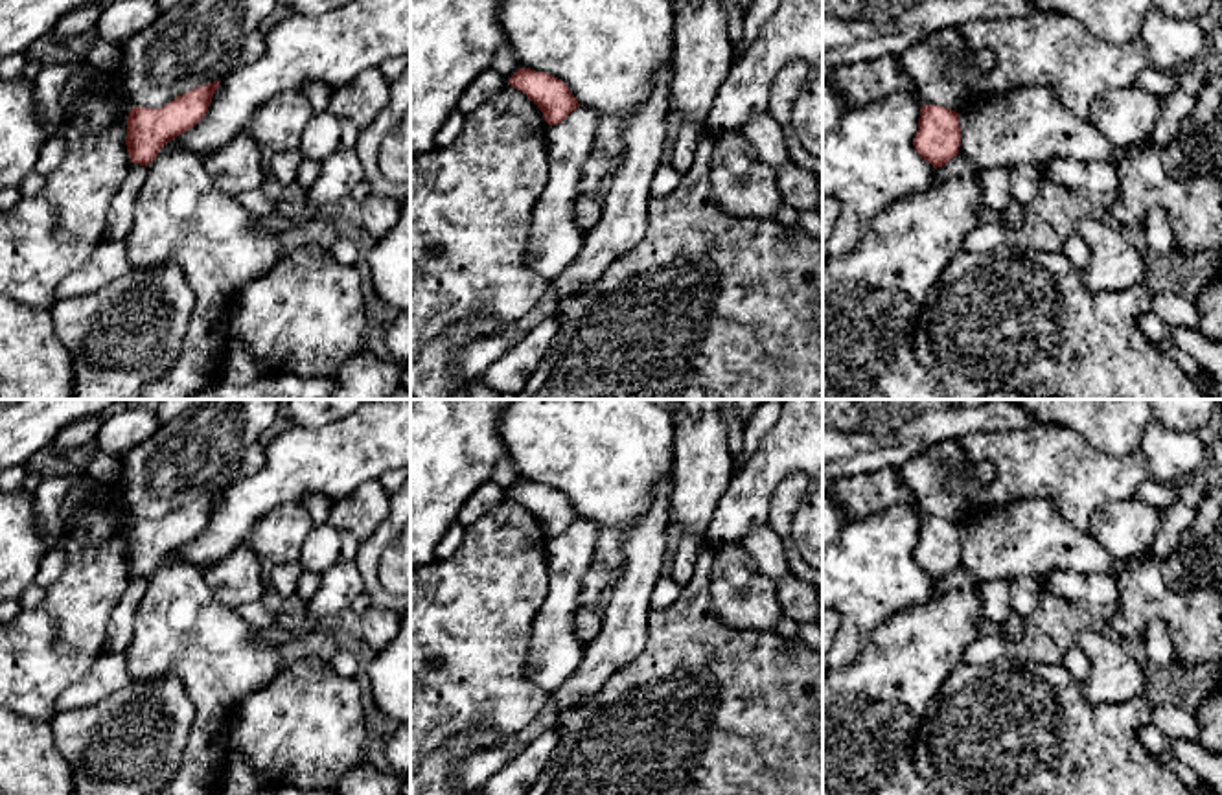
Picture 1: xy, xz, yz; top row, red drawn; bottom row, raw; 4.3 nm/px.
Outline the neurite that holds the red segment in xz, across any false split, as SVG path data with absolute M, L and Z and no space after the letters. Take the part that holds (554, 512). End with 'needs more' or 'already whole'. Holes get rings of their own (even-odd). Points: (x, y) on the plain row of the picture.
M519 480L508 493L513 501L526 506L537 517L548 537L561 536L572 523L580 519L569 499L545 484Z; already whole

